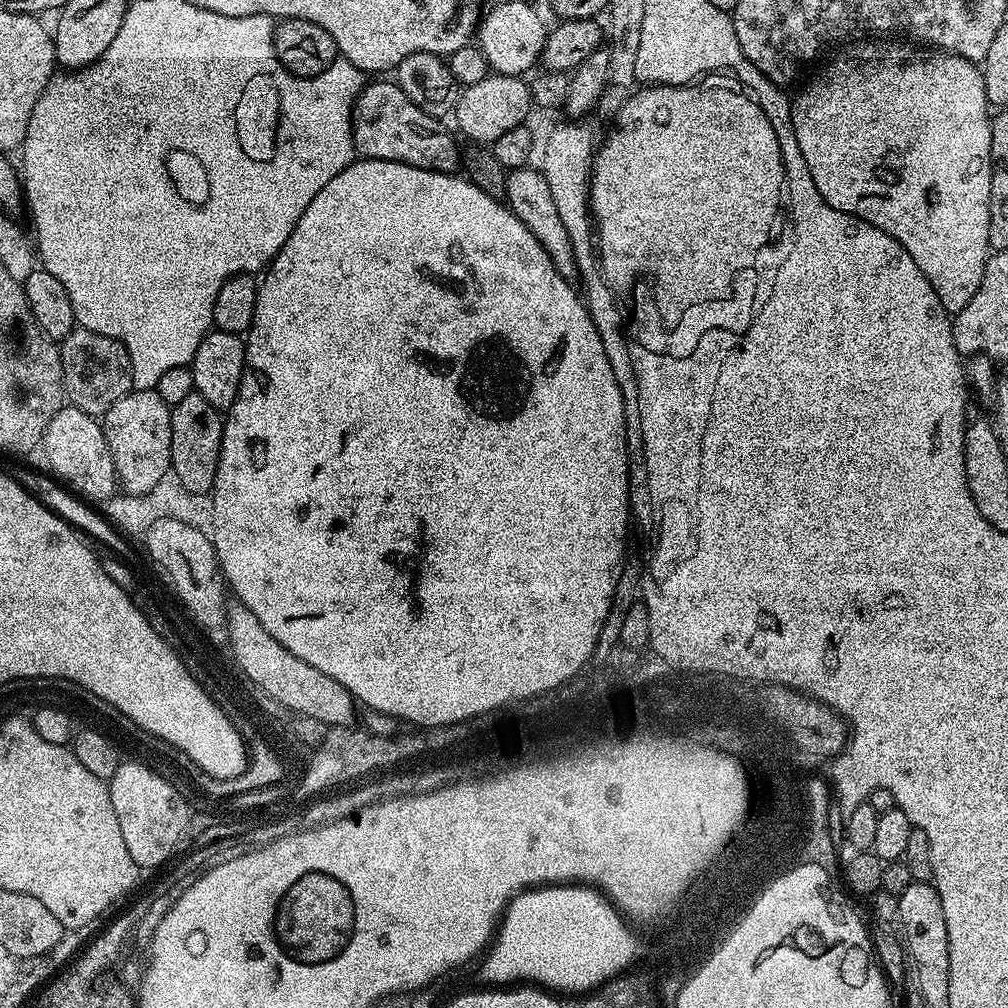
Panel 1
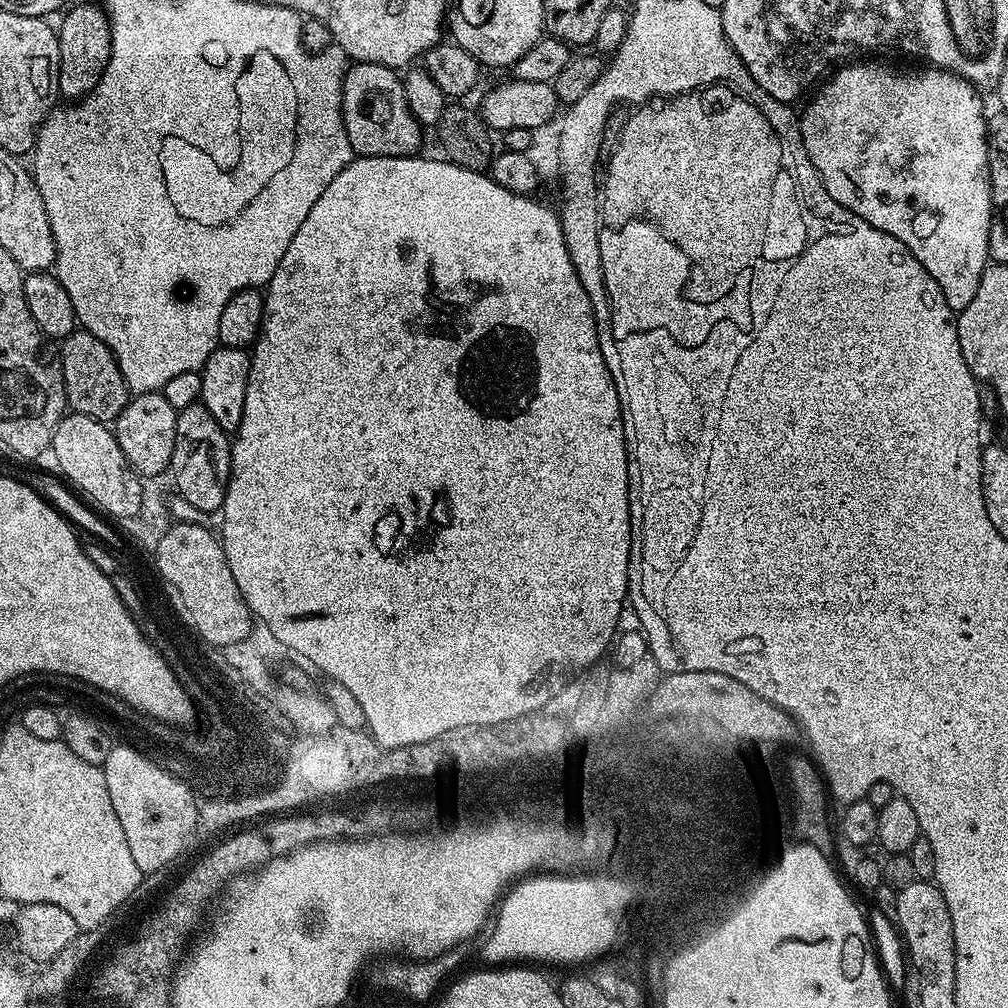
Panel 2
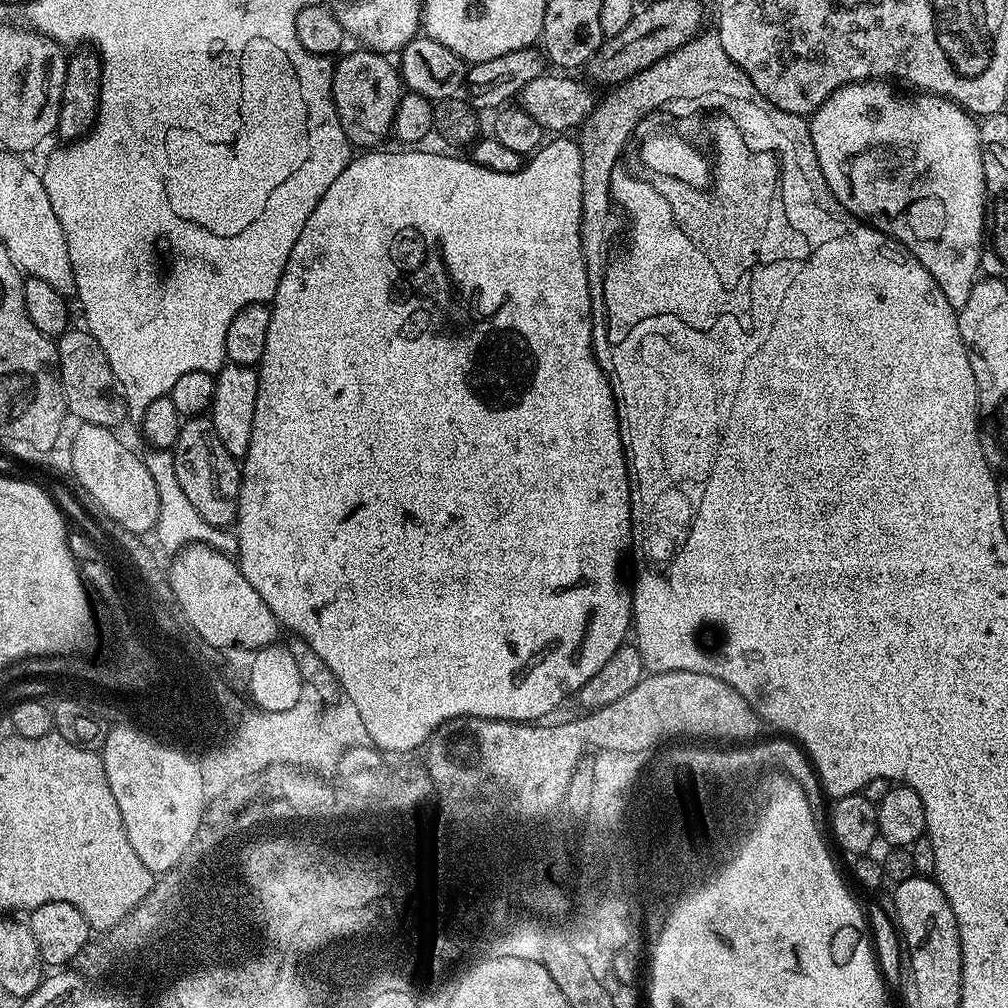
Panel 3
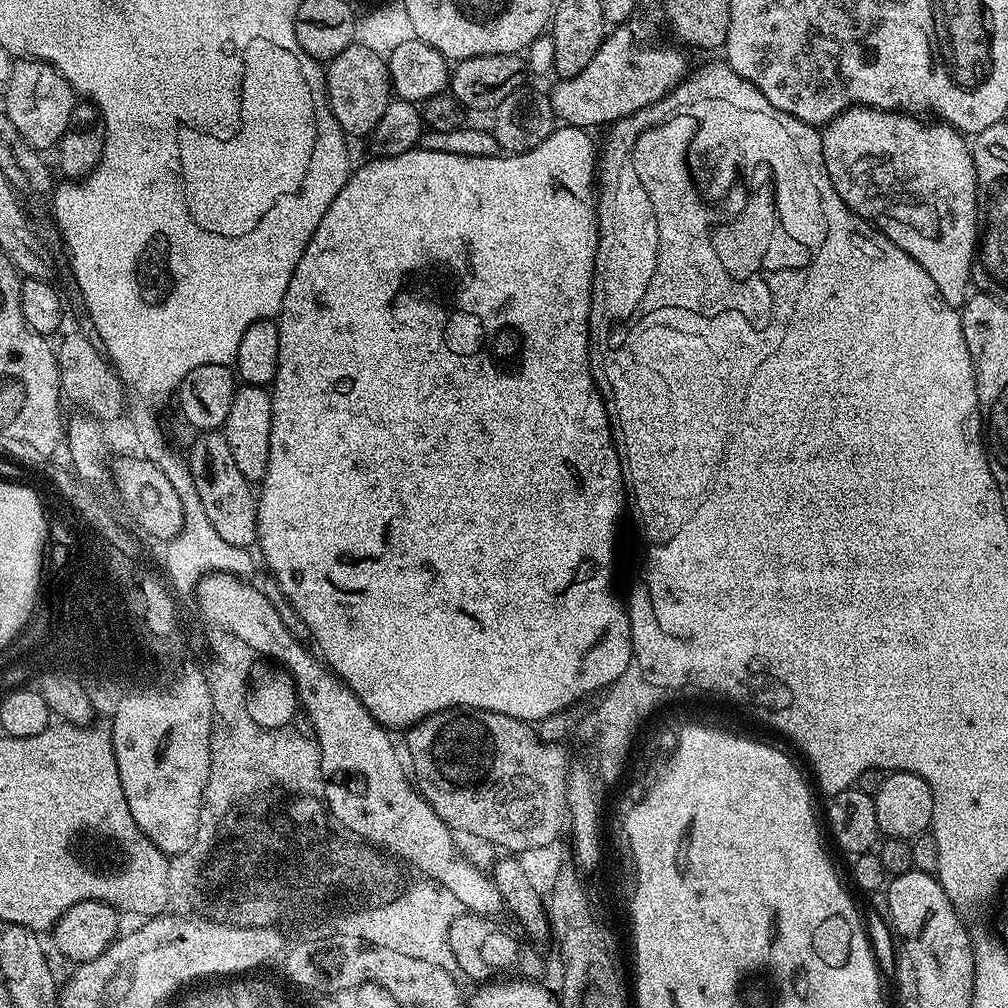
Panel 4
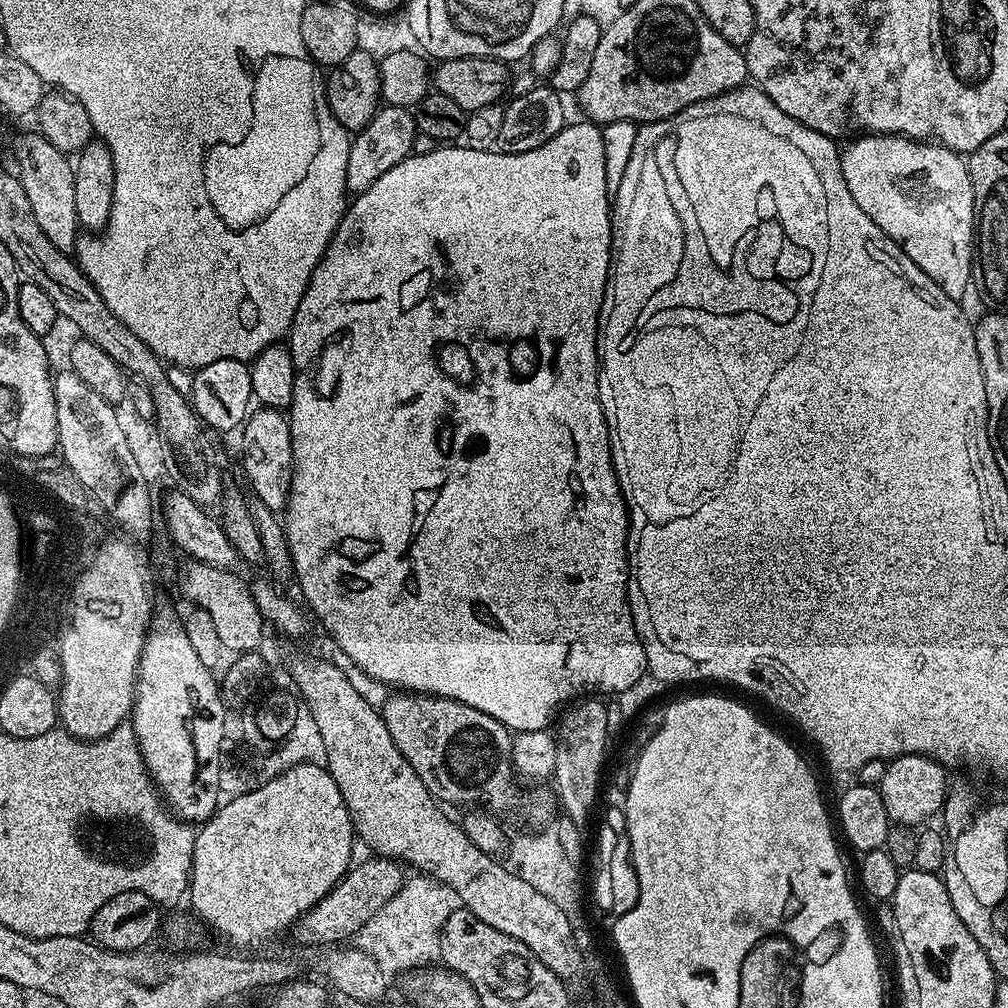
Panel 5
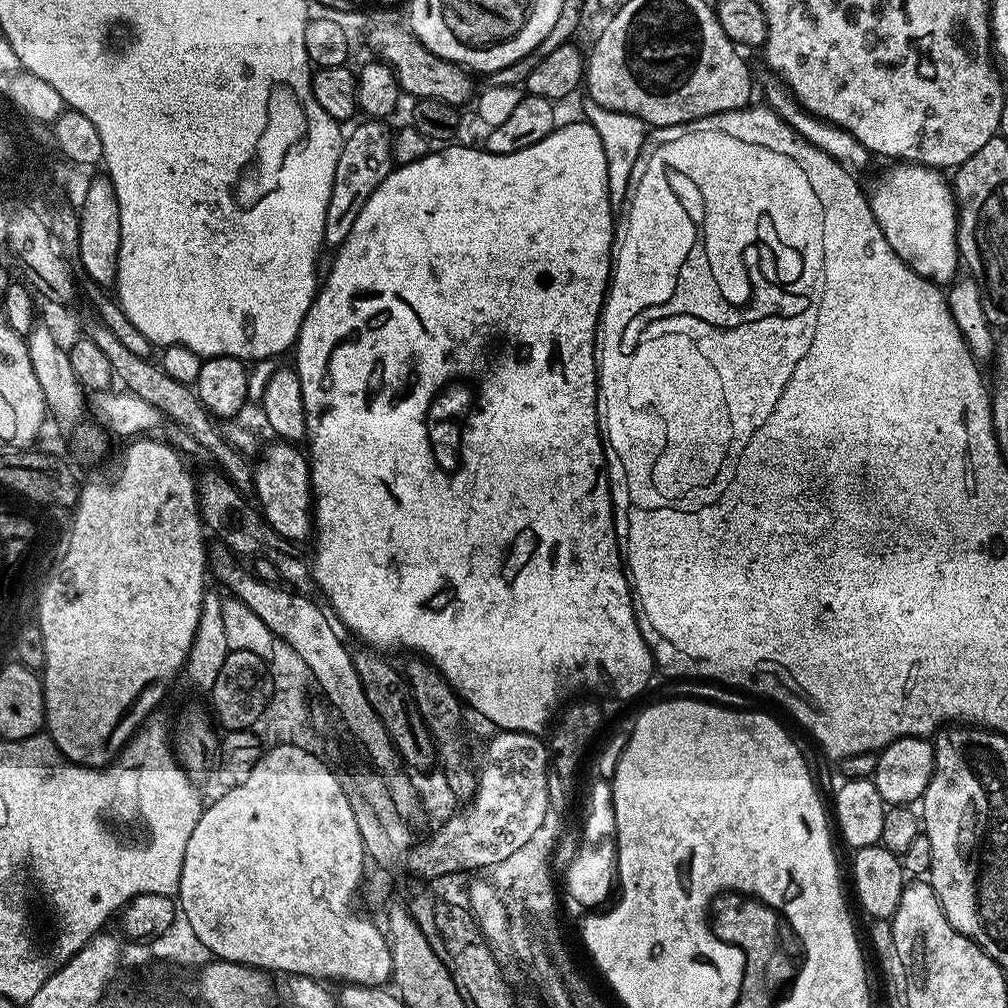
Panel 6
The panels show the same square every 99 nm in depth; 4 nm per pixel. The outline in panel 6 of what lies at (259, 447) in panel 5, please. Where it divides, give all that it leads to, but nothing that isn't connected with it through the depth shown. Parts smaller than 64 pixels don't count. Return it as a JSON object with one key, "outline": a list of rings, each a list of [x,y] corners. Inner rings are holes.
{"outline":[[[272,442],[268,449],[263,449],[260,461],[254,464],[252,473],[251,487],[256,488],[256,500],[259,511],[262,513],[264,520],[270,527],[279,534],[284,540],[301,542],[300,540],[309,539],[310,533],[314,528],[314,512],[310,505],[313,503],[312,498],[312,470],[310,460],[307,455],[304,456],[299,452],[297,445],[292,442]]]}

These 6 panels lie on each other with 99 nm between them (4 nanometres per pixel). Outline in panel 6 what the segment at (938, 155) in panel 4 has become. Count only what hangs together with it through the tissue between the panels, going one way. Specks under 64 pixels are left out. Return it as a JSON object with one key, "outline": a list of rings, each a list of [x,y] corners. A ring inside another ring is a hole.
{"outline":[[[896,162],[867,189],[868,205],[886,238],[890,250],[902,258],[922,278],[934,284],[948,286],[957,279],[956,267],[961,267],[960,249],[956,247],[956,197],[951,183],[944,181],[945,173],[924,164]]]}

